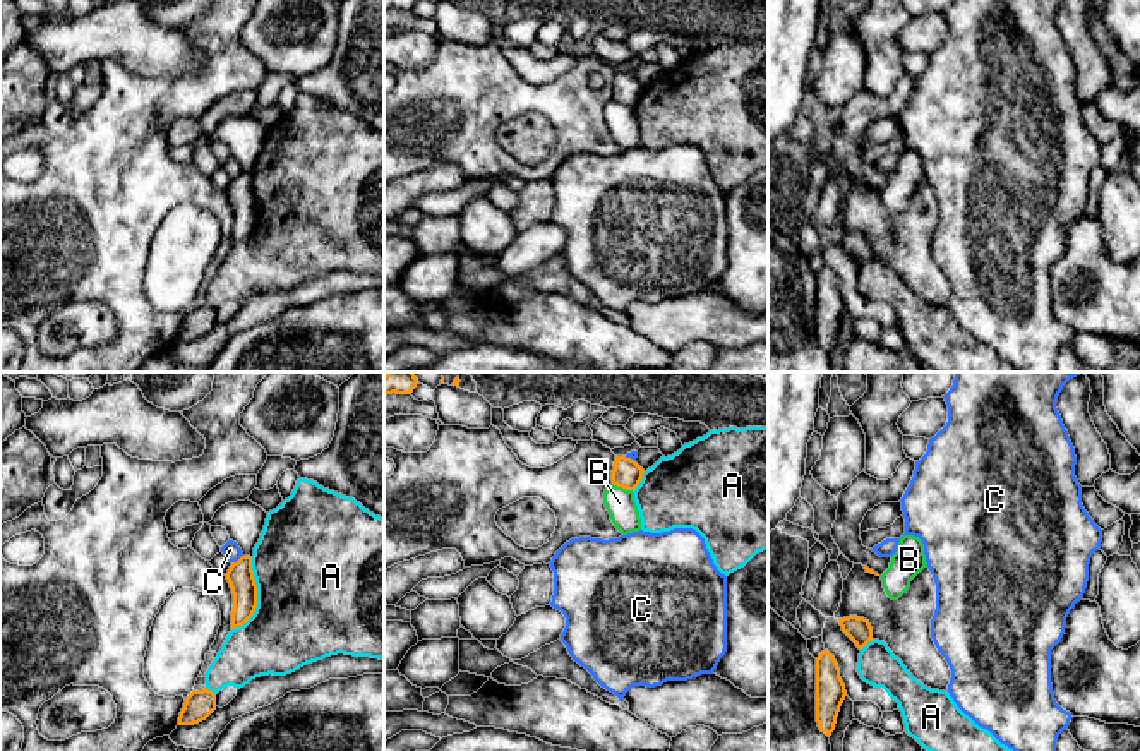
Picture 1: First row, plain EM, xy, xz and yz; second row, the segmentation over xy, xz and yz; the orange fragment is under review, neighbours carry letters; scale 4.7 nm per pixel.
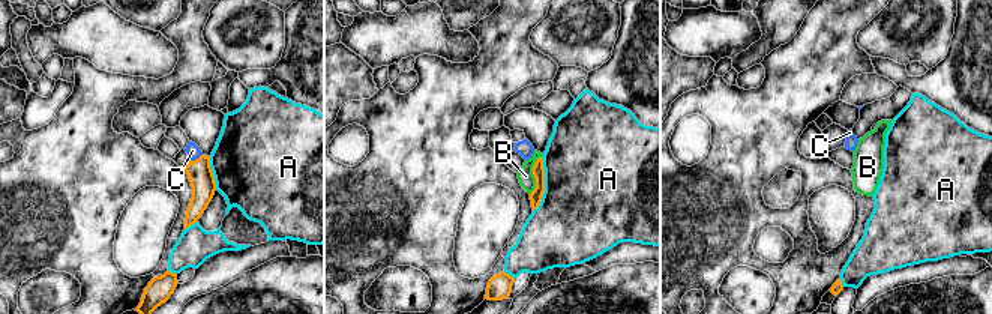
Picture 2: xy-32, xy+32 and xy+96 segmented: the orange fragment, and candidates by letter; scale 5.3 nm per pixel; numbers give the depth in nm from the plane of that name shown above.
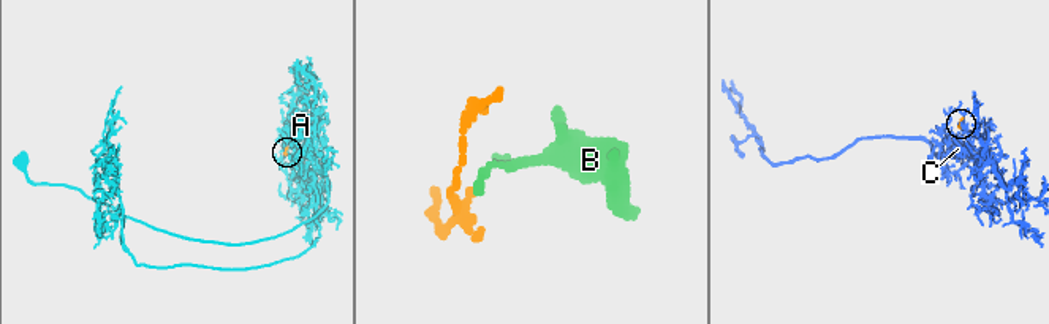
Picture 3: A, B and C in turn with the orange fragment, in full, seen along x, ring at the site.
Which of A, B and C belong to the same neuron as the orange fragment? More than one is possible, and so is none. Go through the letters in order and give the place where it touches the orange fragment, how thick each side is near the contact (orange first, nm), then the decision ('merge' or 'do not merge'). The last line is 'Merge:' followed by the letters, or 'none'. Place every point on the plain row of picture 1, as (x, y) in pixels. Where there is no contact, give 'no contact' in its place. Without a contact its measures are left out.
A: meets orange in xy at (256, 213); 130 nm thick on the orange side, 500 nm on the other; do not merge
B: meets orange in xz at (623, 103); 140 nm thick on the orange side, 140 nm on the other; do not merge
C: meets orange in xy at (239, 175); 130 nm thick on the orange side, 80 nm on the other; do not merge
Merge: none

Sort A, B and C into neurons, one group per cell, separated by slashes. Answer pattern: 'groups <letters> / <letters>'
groups A / B / C

